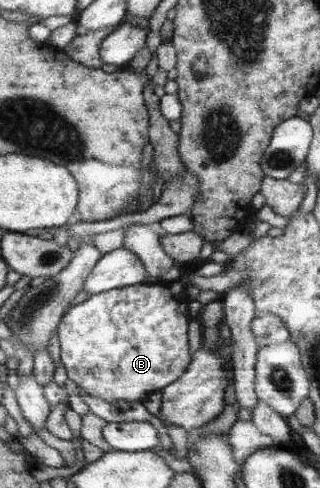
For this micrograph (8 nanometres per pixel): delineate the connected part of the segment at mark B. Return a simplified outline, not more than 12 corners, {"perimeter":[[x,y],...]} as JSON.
{"perimeter":[[140,283],[57,324],[77,389],[141,401],[190,363],[188,298]]}

